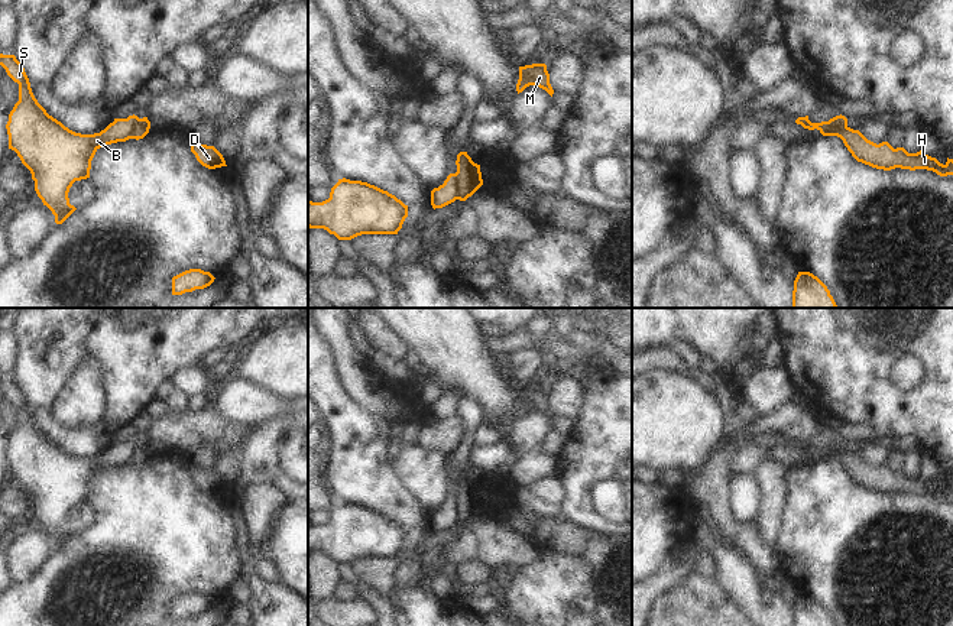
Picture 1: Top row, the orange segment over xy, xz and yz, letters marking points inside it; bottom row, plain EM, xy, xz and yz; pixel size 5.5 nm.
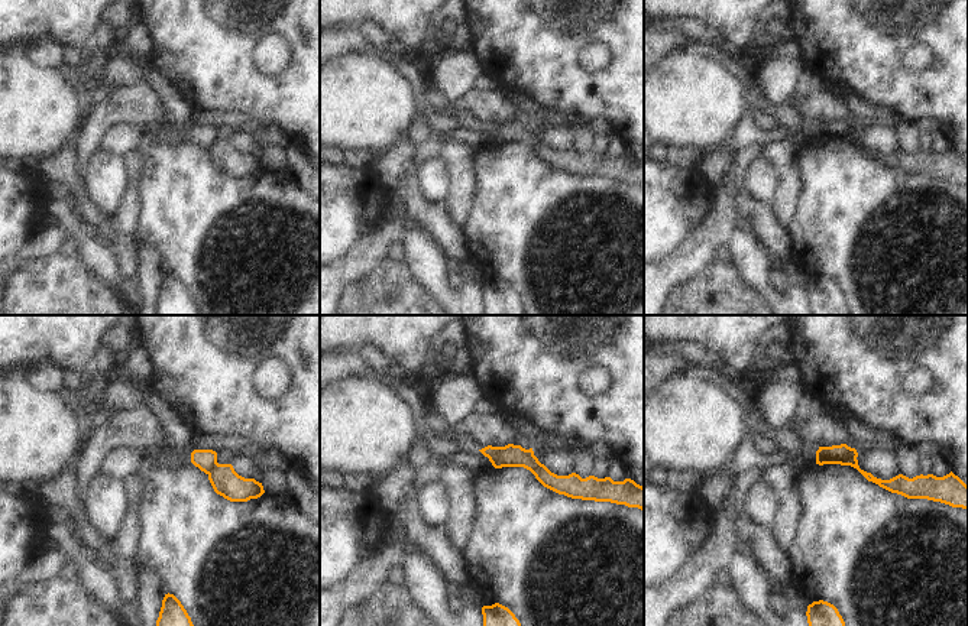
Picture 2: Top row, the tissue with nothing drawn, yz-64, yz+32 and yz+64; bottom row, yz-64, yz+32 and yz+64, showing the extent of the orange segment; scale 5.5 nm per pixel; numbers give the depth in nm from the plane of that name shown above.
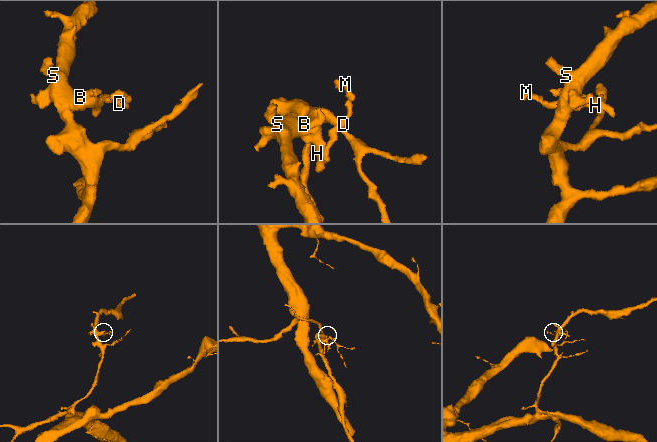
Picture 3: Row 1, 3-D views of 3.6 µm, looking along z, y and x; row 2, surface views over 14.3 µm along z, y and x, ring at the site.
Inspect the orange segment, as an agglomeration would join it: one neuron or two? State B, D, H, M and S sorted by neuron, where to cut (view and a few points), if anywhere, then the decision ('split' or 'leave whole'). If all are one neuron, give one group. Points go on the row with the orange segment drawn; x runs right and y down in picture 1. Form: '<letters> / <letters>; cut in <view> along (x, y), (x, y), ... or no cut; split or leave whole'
B S / D H M; cut in xz along (456, 172), (459, 198); split

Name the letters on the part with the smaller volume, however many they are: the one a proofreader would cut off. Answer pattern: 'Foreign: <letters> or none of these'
Foreign: D, H, M.

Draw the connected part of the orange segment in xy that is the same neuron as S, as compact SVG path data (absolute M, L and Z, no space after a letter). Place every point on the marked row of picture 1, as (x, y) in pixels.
M0 53L0 65L7 75L19 84L19 101L9 114L6 124L9 149L14 150L22 163L30 171L35 181L35 191L52 214L55 223L62 224L77 208L69 204L68 192L75 181L90 178L91 160L95 152L107 145L132 139L133 127L140 119L114 119L104 130L94 134L81 134L69 130L61 121L46 113L35 98L23 65L14 55Z

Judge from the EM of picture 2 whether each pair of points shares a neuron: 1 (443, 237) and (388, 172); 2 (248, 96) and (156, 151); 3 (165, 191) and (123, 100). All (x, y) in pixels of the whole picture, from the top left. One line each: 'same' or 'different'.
1: same
2: different
3: different

